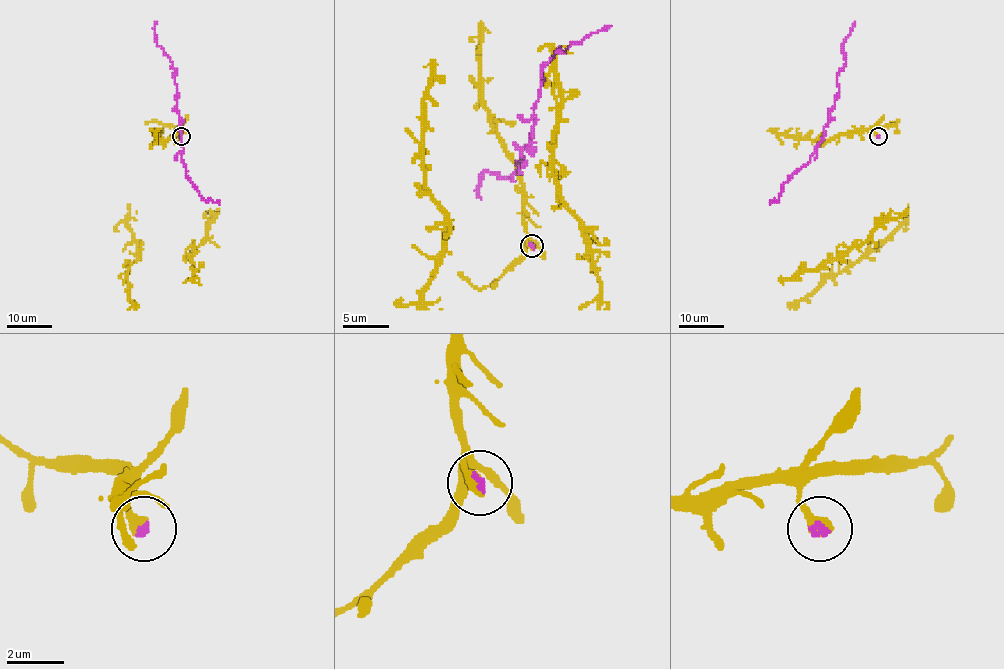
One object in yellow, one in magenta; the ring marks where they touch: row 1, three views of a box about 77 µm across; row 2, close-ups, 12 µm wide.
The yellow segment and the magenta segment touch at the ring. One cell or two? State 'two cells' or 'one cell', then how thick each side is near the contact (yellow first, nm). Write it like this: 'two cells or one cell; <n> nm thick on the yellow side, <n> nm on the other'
one cell; 480 nm thick on the yellow side, 120 nm on the other

